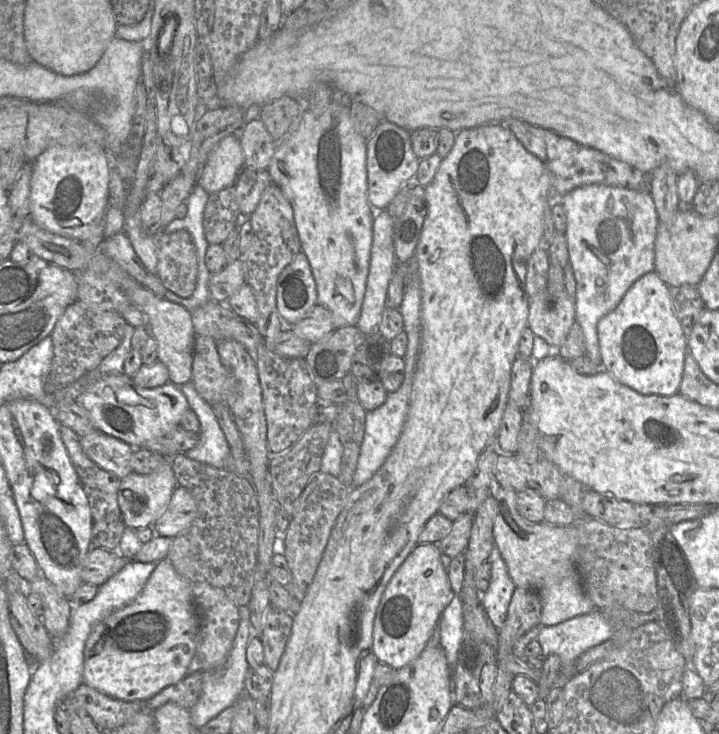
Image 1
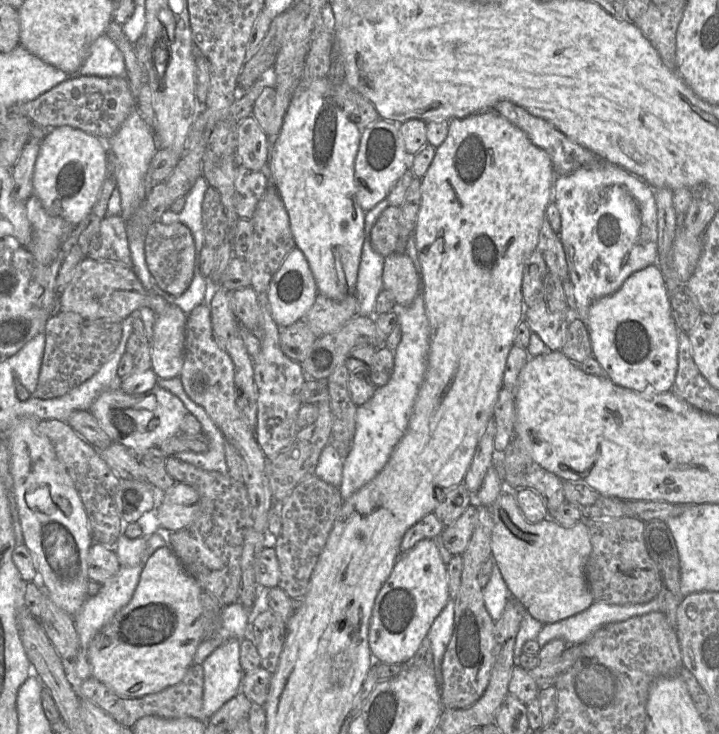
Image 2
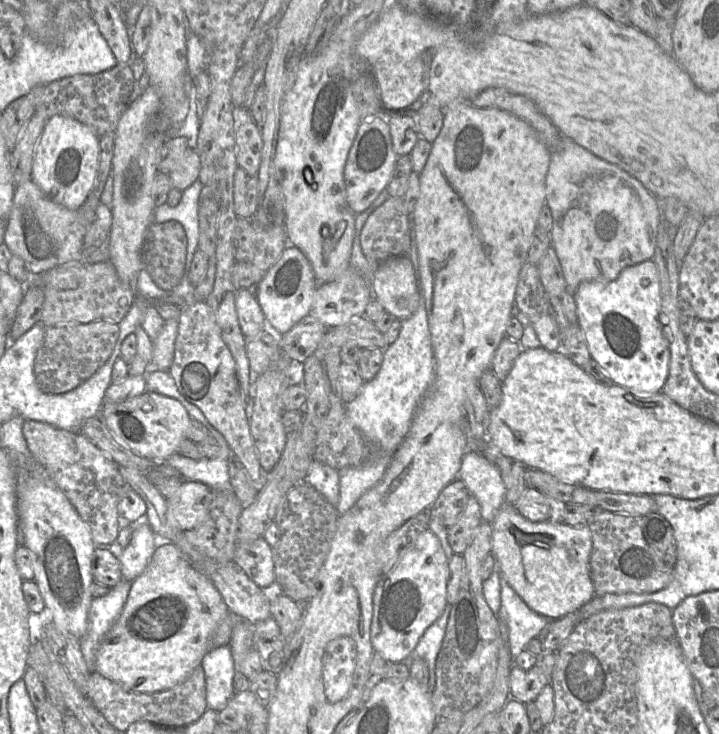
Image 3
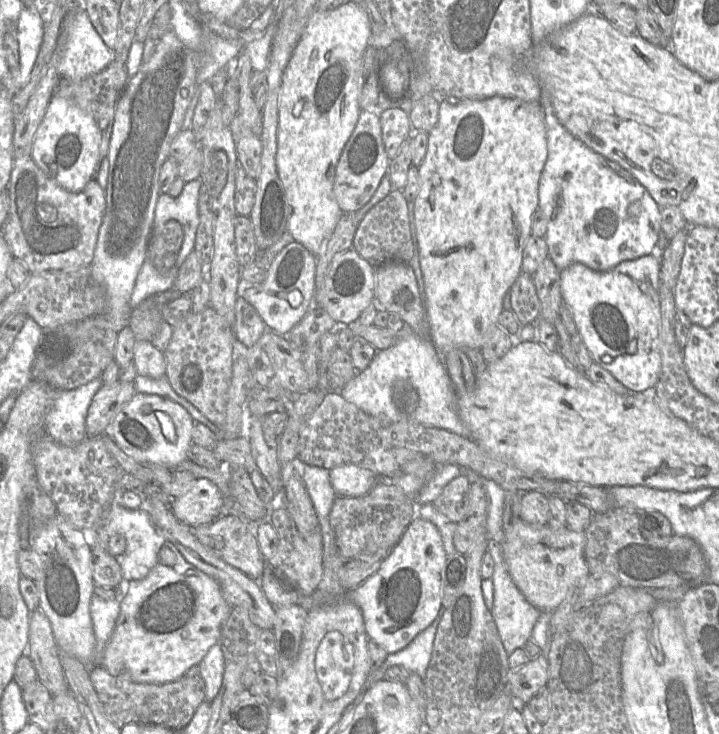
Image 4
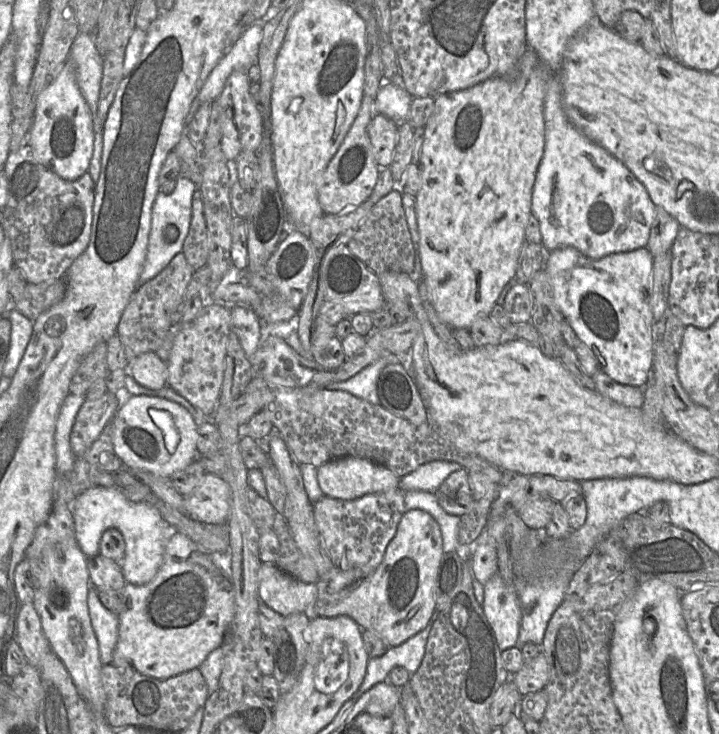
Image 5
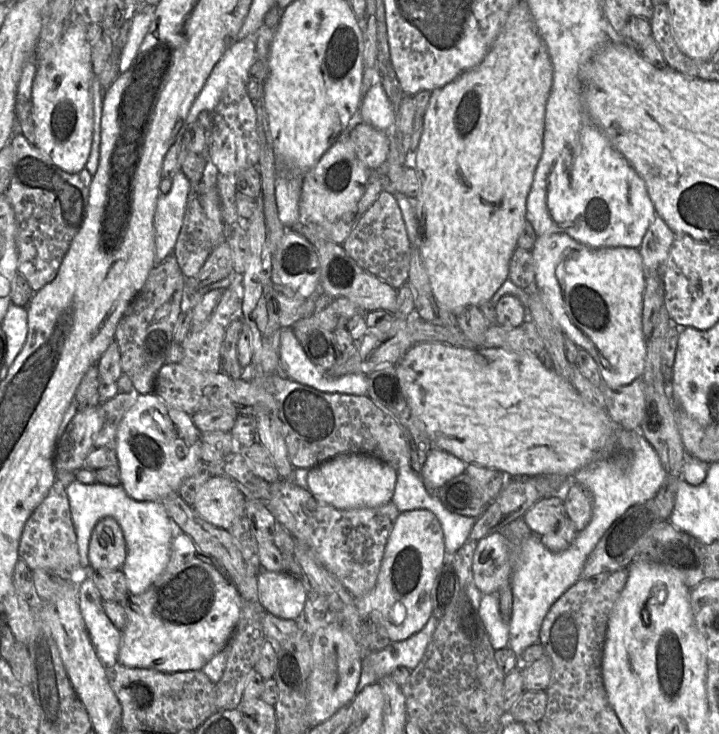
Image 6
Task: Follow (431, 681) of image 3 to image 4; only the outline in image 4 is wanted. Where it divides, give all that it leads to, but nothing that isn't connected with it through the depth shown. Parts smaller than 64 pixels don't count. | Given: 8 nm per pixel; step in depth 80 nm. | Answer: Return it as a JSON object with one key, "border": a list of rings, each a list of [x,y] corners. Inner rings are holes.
{"border":[[[438,612],[433,622],[420,632],[405,648],[388,654],[383,664],[375,671],[369,673],[364,689],[358,696],[366,691],[376,682],[383,680],[386,671],[395,665],[405,667],[410,673],[418,674],[424,679],[432,656],[433,643],[439,622],[445,612]]]}

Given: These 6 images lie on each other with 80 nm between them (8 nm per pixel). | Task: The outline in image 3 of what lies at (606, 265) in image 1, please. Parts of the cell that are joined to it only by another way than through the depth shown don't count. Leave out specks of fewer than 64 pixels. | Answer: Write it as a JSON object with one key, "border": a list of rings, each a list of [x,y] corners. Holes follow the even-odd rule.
{"border":[[[562,138],[560,145],[550,151],[546,205],[550,207],[553,218],[551,246],[560,261],[567,288],[573,294],[584,282],[613,281],[625,268],[654,257],[662,220],[661,202],[637,179],[566,138]]]}

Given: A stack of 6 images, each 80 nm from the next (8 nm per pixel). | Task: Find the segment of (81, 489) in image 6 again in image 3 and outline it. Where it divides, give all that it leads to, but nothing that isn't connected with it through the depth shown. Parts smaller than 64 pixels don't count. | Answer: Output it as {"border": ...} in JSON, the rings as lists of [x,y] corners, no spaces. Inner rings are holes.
{"border":[[[149,524],[133,529],[131,541],[119,557],[123,579],[133,581],[138,578],[148,566],[156,548],[156,534]]]}

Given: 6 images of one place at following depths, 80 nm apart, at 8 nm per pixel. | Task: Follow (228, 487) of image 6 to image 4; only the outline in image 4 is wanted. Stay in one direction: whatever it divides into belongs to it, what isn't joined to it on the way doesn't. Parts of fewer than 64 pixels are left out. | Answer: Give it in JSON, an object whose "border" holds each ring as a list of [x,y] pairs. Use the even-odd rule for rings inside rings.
{"border":[[[200,478],[184,495],[172,500],[171,510],[180,522],[196,527],[216,520],[224,507],[224,497],[216,484]]]}

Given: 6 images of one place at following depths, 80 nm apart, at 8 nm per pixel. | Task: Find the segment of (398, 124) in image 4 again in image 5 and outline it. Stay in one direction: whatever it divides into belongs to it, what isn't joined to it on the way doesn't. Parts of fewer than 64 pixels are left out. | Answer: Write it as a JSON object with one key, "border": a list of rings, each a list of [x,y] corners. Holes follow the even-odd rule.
{"border":[[[376,114],[368,126],[368,134],[378,165],[389,167],[399,138],[399,125],[382,114]]]}

